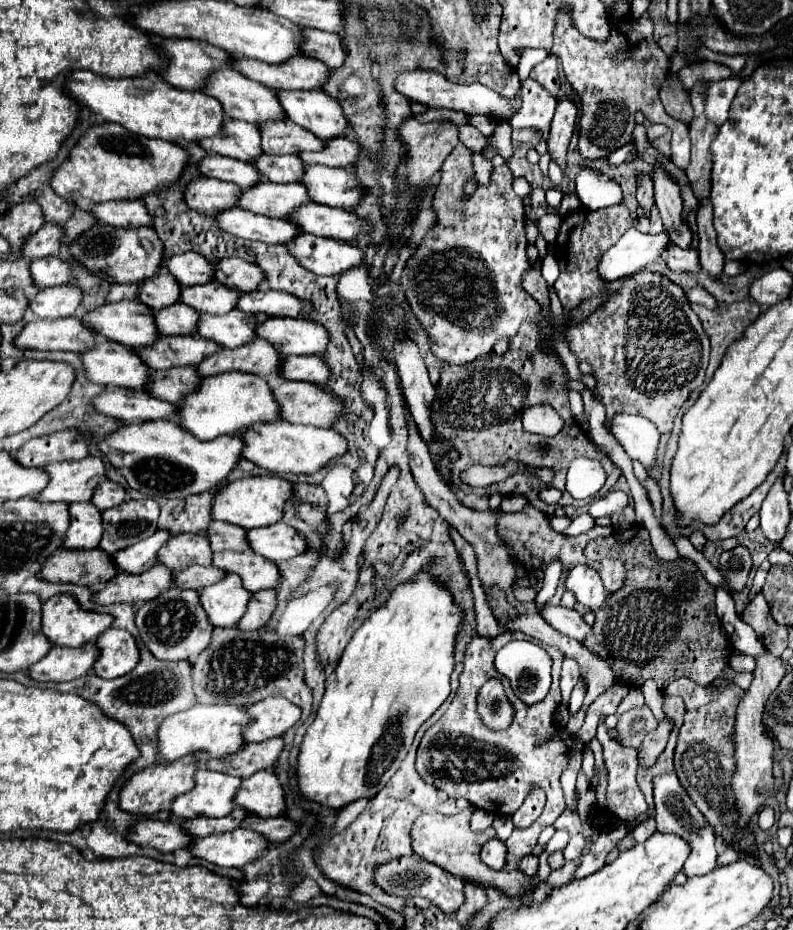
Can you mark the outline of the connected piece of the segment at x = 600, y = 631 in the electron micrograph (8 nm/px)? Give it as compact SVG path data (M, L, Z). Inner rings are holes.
M641 525L591 541L585 547L585 555L593 561L613 557L627 567L623 589L607 595L601 611L593 611L595 623L583 641L593 655L609 661L615 681L641 687L643 681L653 679L665 691L679 677L709 685L719 675L733 649L729 647L731 641L721 635L721 621L715 615L715 591L697 571L695 563L687 559L673 563L659 561L653 553L649 533ZM655 569L677 571L661 571L661 575L655 575ZM655 627L659 635L655 635Z

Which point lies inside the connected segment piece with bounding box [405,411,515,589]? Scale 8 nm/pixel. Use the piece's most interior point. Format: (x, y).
(479, 528)

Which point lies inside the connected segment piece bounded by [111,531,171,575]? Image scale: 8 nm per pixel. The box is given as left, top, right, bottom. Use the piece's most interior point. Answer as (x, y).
(136, 559)

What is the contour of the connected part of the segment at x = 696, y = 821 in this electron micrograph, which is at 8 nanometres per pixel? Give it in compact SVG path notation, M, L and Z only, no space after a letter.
M663 773L663 775L653 777L653 797L655 797L655 823L657 823L657 831L681 835L681 839L685 839L691 845L689 859L685 861L685 867L683 867L685 875L687 877L697 877L697 875L711 873L717 867L717 863L715 863L715 859L717 859L715 833L707 825L705 817L701 815L701 811L697 809L697 805L689 797L689 793L681 787L677 775L675 773Z

